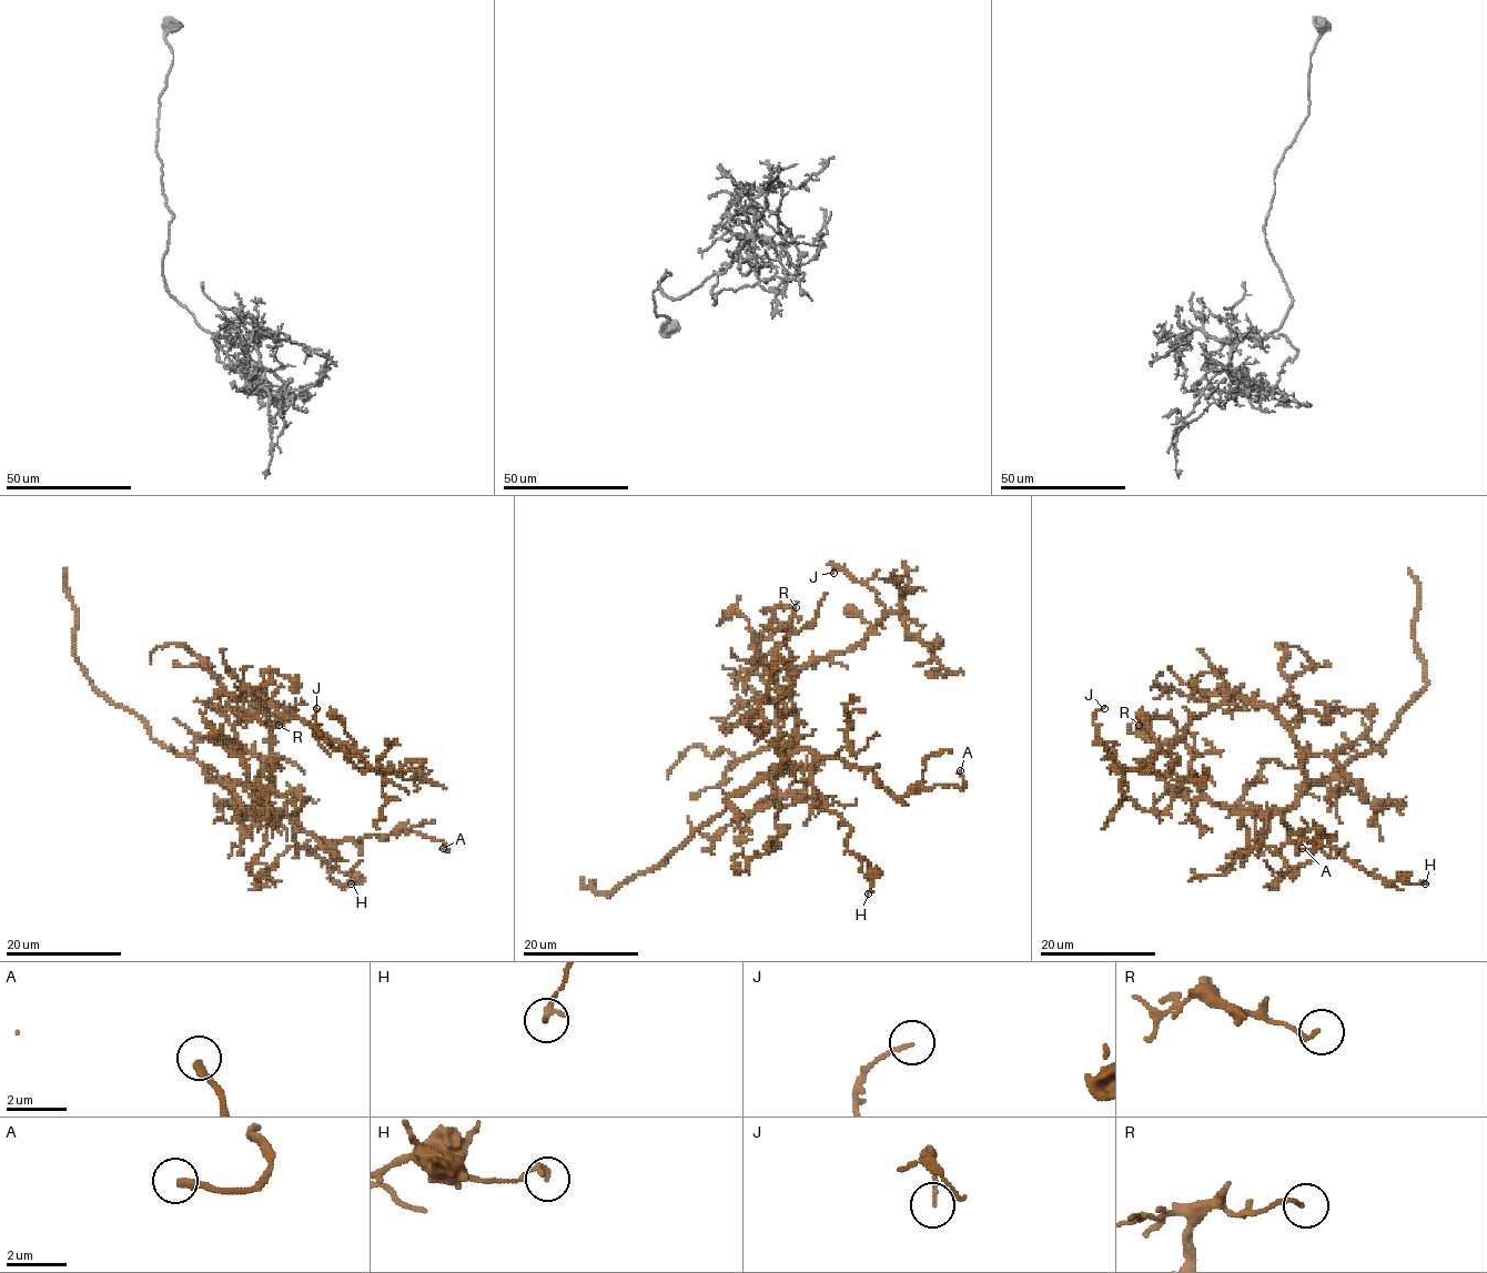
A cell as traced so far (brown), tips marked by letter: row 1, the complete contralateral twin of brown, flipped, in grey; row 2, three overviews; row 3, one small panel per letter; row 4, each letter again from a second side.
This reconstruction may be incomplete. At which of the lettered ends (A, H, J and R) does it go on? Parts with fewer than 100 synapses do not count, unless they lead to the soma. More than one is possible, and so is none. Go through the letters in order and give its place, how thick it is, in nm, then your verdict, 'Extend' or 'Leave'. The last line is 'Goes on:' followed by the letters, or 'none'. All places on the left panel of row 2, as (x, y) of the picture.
A: Place: (443, 848). Thickness 240 nm. Leave
H: Place: (351, 883). Thickness 190 nm. Leave
J: Place: (316, 708). Thickness 120 nm. Leave
R: Place: (279, 725). Thickness 110 nm. Leave
Goes on: none

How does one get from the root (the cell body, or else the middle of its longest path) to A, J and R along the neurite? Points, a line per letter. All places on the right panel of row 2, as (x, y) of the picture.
A: (1302, 764), (1304, 790), (1282, 814), (1287, 837), (1314, 841), (1329, 835), (1319, 831), (1318, 848), (1302, 848)
J: (1302, 764), (1292, 730), (1268, 708), (1230, 696), (1141, 768), (1124, 768), (1098, 737), (1093, 715), (1104, 708)
R: (1302, 764), (1304, 790), (1287, 808), (1238, 814), (1202, 791), (1173, 720), (1143, 716), (1139, 725)

